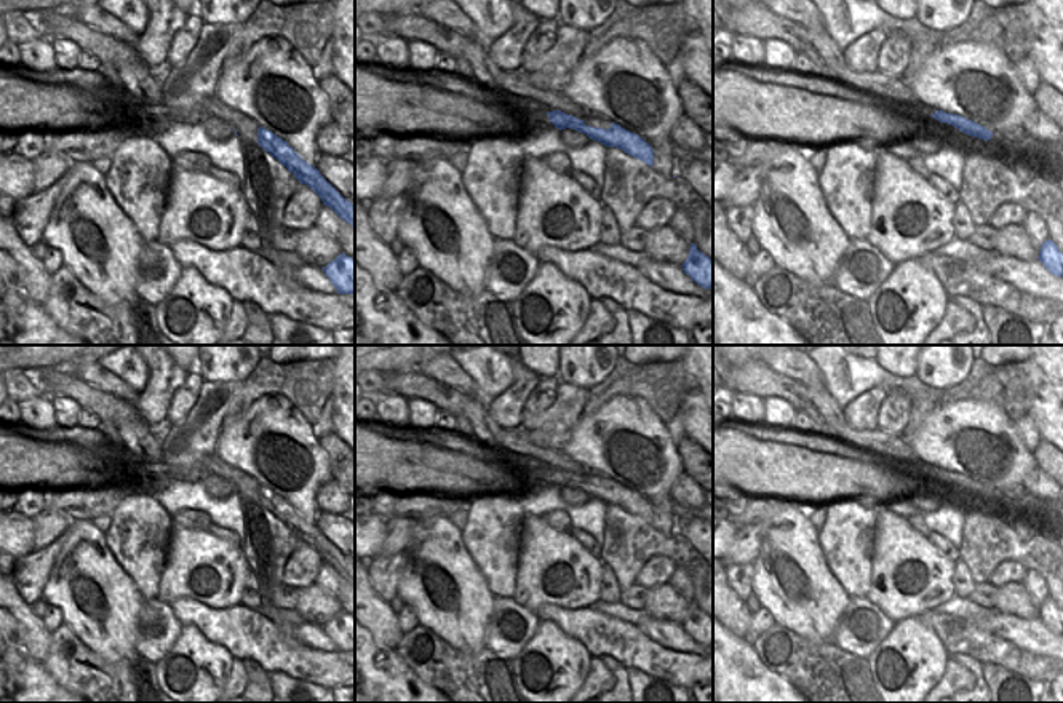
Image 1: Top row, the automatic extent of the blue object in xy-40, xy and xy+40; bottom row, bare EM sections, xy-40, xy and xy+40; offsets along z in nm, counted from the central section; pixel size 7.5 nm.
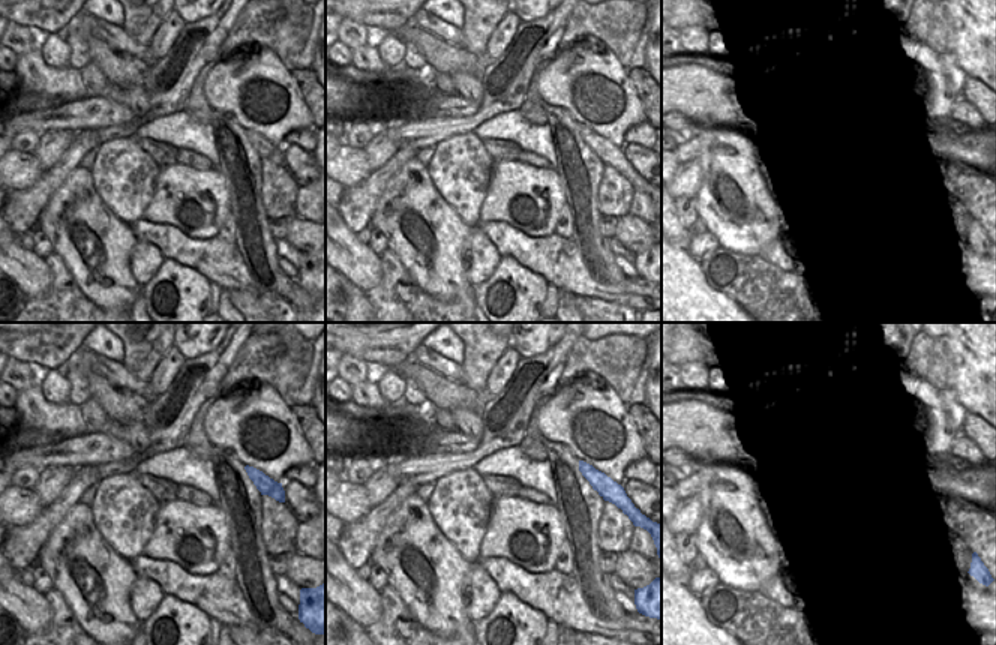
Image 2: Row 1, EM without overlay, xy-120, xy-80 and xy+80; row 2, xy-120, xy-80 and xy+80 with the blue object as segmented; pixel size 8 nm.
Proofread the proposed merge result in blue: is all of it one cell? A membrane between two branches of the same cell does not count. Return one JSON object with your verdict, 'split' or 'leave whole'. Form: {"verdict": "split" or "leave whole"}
{"verdict": "split"}

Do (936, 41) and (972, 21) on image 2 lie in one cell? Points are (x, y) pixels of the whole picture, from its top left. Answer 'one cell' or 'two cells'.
two cells

